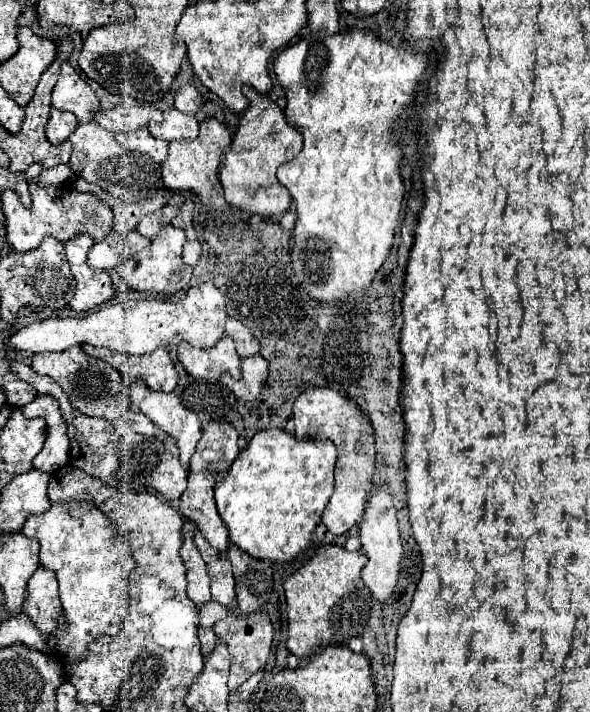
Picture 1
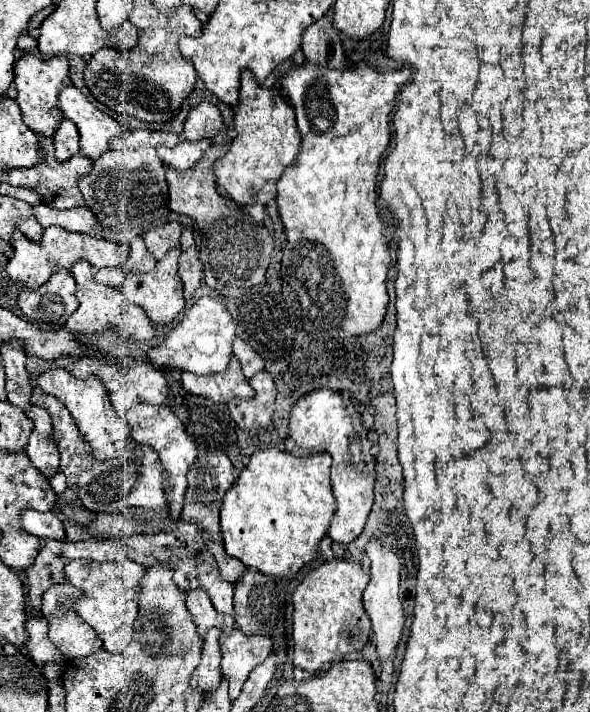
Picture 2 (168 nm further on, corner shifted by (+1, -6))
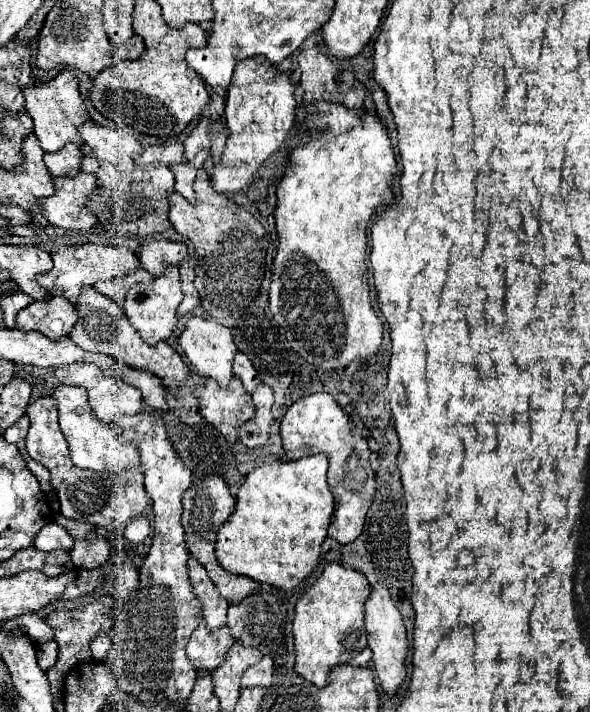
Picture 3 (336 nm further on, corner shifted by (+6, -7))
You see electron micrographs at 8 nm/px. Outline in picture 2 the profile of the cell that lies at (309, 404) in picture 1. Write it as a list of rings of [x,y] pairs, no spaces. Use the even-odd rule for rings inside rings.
[[[320,389],[298,399],[290,413],[290,439],[294,441],[294,455],[306,457],[314,453],[332,455],[332,489],[336,497],[336,513],[330,523],[328,535],[336,543],[352,543],[364,529],[368,513],[374,499],[374,457],[372,443],[366,429],[362,427],[362,417],[350,401],[344,401],[340,393]]]

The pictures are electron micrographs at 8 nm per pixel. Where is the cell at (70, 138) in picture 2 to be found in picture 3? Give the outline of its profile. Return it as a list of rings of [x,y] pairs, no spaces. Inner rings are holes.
[[[65,144],[61,152],[45,154],[45,166],[53,176],[65,174],[65,176],[75,176],[81,170],[81,148],[77,144]]]

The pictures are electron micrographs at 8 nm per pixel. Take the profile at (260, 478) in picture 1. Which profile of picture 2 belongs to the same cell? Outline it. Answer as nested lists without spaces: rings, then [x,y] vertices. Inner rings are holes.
[[[274,447],[256,451],[250,457],[248,467],[244,467],[232,489],[228,489],[224,495],[220,527],[226,553],[240,559],[248,569],[260,571],[268,577],[294,577],[306,563],[314,561],[318,545],[328,533],[332,515],[336,511],[336,501],[330,487],[330,463],[332,457],[328,453],[298,459]]]

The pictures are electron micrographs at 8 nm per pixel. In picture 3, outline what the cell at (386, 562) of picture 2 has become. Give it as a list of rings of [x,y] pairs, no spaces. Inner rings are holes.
[[[375,582],[373,592],[369,594],[367,602],[365,602],[365,628],[367,628],[367,640],[369,640],[369,648],[373,652],[373,668],[377,678],[381,680],[381,688],[385,694],[393,694],[401,688],[401,682],[405,680],[405,658],[407,658],[407,650],[409,650],[409,640],[405,636],[405,626],[403,626],[403,618],[397,610],[397,606],[391,602],[389,596],[389,588],[385,582]]]

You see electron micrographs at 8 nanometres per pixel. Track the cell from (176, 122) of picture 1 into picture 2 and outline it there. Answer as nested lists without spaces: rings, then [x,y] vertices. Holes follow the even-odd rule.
[[[182,139],[174,149],[160,147],[158,155],[168,167],[174,167],[176,171],[184,173],[184,171],[188,171],[200,163],[208,145],[210,145],[208,139],[202,139],[200,143],[188,143],[186,139]]]

